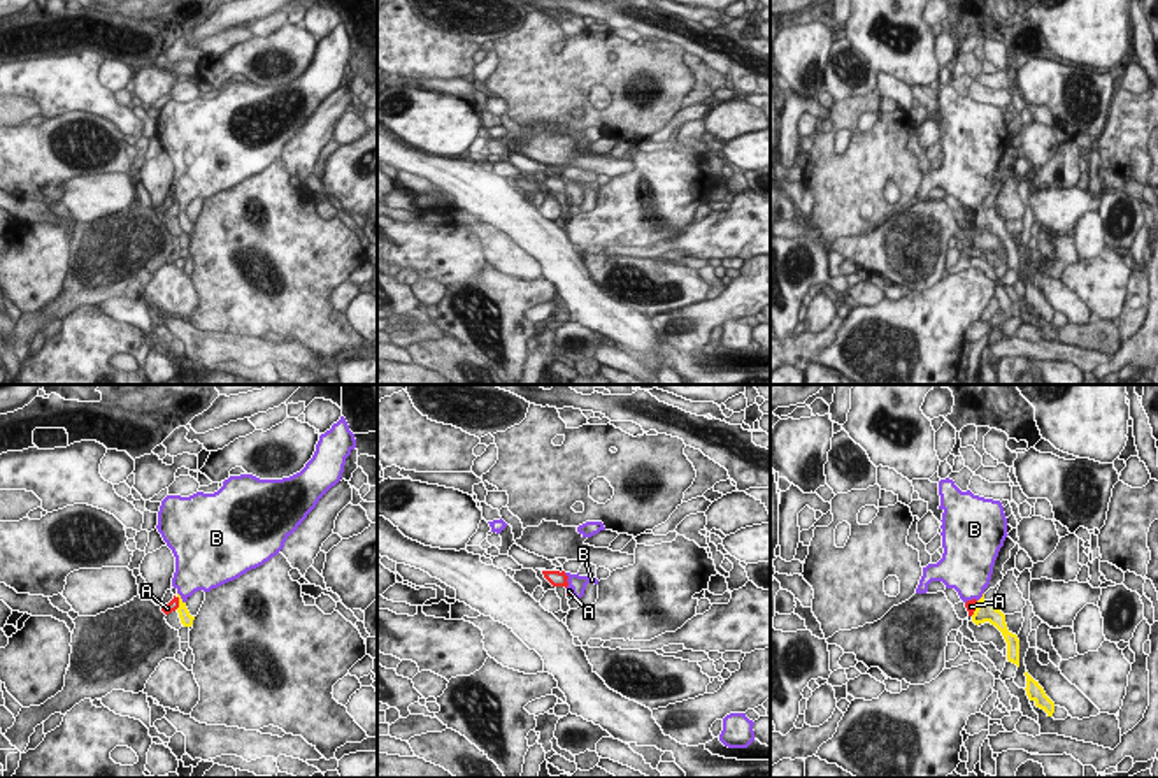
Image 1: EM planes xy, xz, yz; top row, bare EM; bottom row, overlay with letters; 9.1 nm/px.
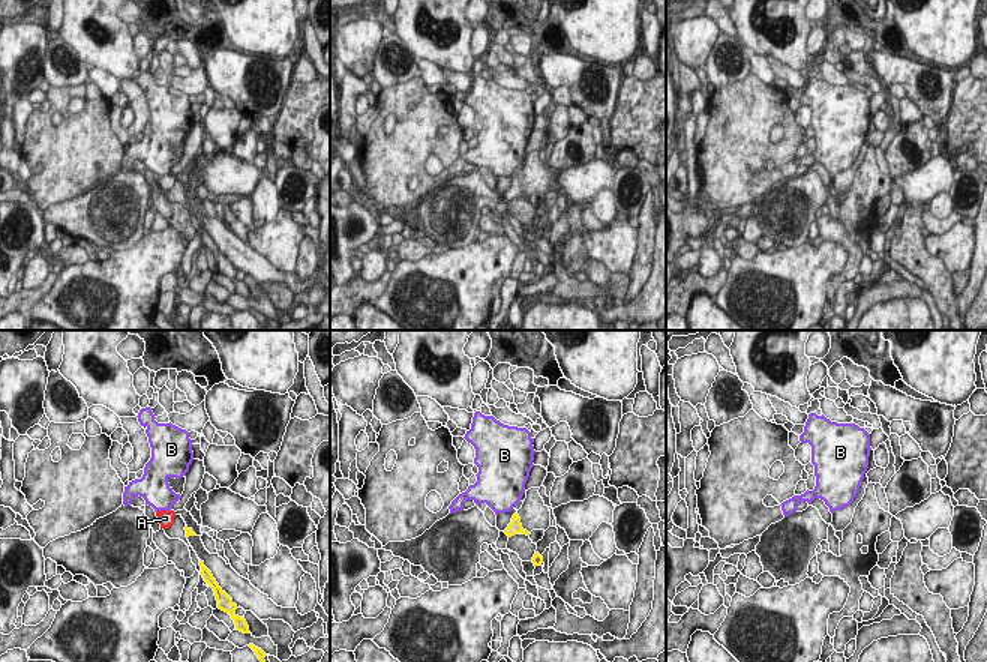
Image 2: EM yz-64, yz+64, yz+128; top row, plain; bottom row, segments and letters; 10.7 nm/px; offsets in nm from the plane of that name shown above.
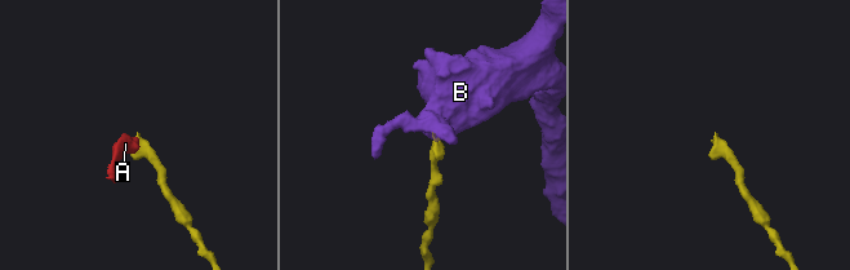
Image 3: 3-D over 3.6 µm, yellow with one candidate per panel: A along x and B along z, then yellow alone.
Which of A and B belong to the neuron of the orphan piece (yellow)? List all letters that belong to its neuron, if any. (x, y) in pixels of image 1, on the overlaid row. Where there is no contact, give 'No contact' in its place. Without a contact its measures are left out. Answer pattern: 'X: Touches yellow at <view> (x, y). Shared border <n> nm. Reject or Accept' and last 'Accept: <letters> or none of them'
A: Touches yellow at xy (179, 603). Shared border 130 nm. Reject
B: Touches yellow at xy (179, 597). Shared border 130 nm. Accept
Accept: B.

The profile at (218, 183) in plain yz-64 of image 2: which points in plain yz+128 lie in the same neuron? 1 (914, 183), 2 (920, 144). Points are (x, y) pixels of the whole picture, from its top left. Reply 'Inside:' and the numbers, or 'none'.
Inside: 1

